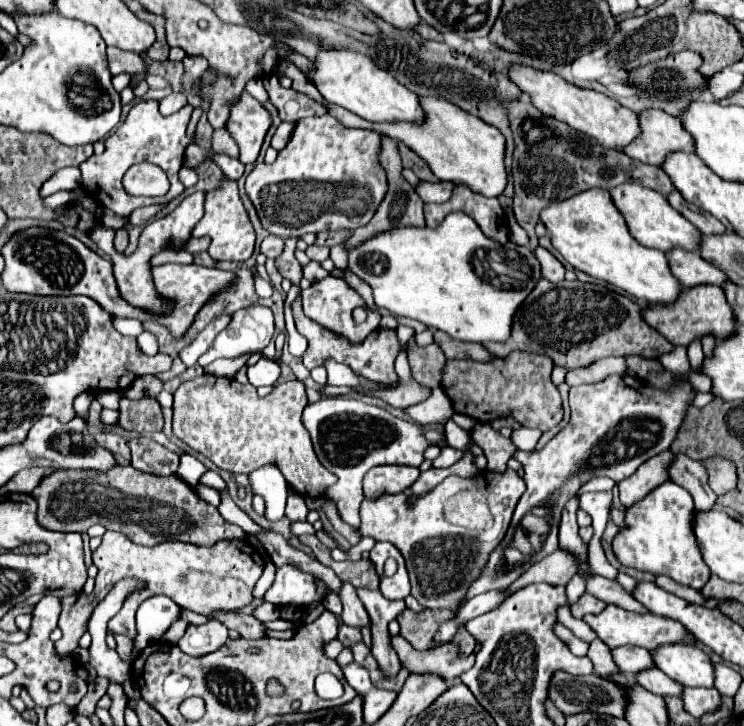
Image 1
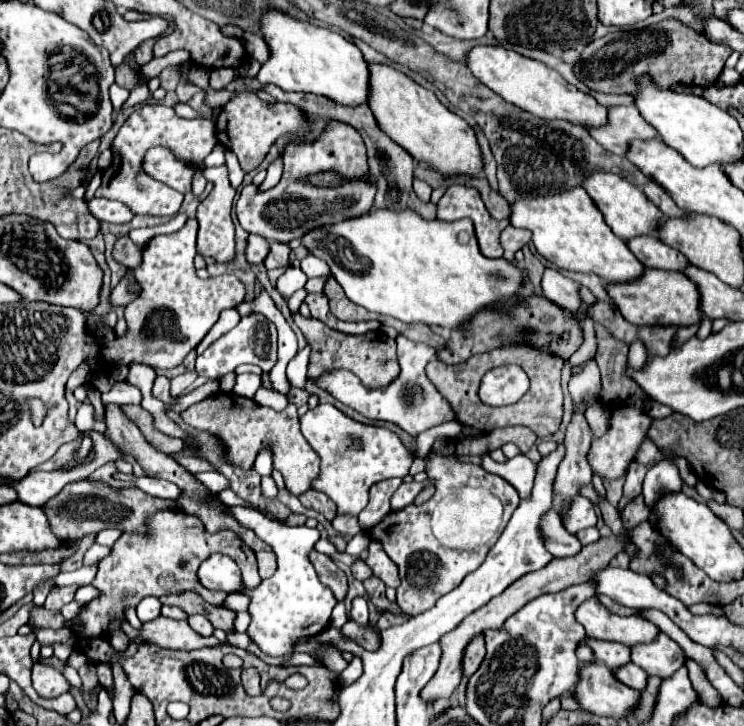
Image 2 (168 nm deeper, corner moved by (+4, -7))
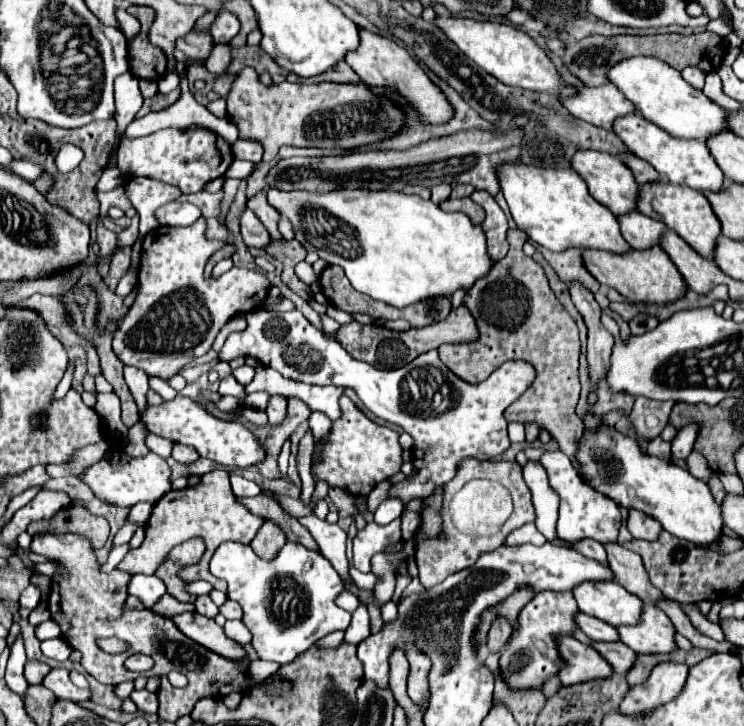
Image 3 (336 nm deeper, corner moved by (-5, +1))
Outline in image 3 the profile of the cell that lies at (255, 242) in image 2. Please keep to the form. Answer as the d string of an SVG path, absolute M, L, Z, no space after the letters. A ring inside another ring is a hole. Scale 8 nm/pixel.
M246 209L244 215L240 217L240 235L242 235L244 243L254 249L264 247L270 239L266 227L260 223L260 219L250 209Z

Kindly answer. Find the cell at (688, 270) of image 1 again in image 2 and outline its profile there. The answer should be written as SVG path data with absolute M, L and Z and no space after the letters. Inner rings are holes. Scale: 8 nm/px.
M657 235L631 239L631 241L627 241L627 245L645 267L677 271L677 273L683 273L689 267L689 261L685 259L685 255L681 255L673 247L661 243L661 239Z

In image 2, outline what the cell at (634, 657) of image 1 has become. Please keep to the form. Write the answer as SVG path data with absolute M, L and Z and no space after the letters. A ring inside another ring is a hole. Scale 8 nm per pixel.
M585 637L585 643L593 649L595 659L599 663L605 663L611 671L615 671L631 661L629 647L625 647L621 643L605 643L605 641L597 641L597 639L589 639L589 637Z

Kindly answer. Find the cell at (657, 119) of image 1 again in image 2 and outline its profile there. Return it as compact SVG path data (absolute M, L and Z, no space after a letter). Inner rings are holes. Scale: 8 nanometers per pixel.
M613 107L609 109L609 127L597 127L591 131L593 139L601 143L609 153L625 157L631 139L655 139L657 129L649 125L637 107Z

